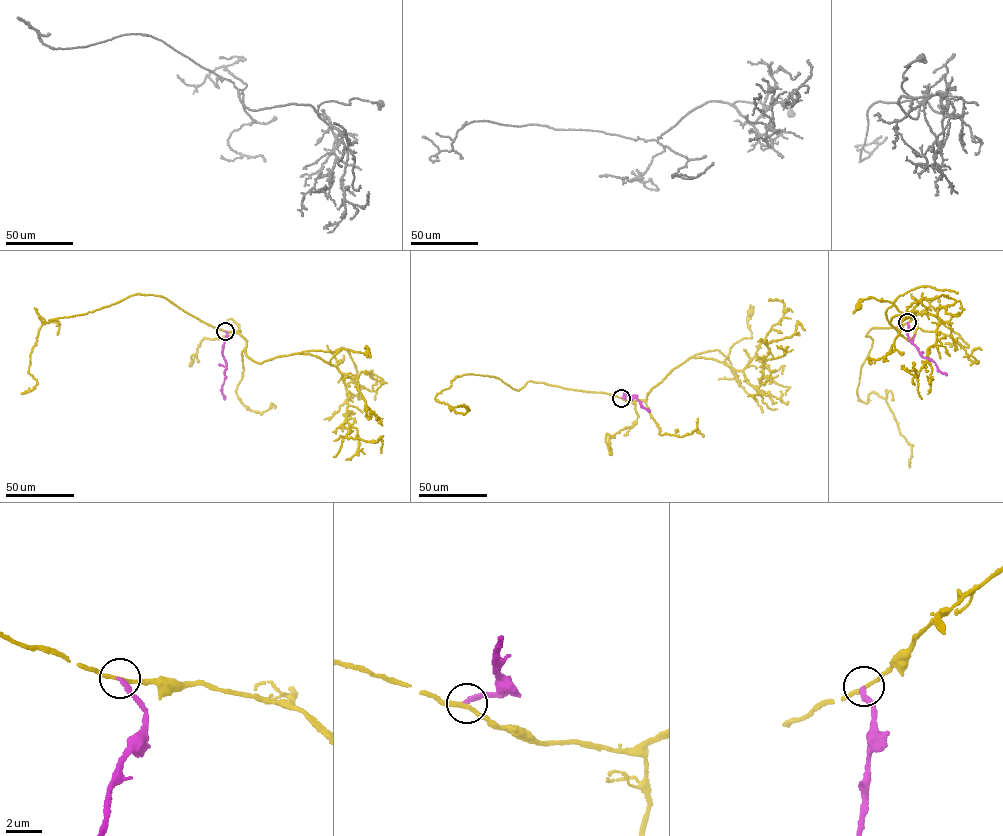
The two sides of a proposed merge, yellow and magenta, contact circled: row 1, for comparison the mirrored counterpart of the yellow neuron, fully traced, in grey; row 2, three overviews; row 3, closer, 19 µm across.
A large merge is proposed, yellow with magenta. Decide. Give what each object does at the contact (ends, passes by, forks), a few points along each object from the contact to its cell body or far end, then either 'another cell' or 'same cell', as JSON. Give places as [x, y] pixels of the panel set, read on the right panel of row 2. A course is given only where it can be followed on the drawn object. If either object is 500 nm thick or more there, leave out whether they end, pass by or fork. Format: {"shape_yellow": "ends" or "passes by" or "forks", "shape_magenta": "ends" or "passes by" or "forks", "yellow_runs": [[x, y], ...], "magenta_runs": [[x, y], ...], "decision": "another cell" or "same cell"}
{"shape_yellow": "passes by", "shape_magenta": "ends", "yellow_runs": [[908, 322], [914, 316], [917, 327], [909, 340], [890, 323], [905, 313], [894, 304], [870, 297], [858, 307]], "magenta_runs": [[908, 322], [908, 338], [923, 357], [932, 361], [946, 375]], "decision": "another cell"}

